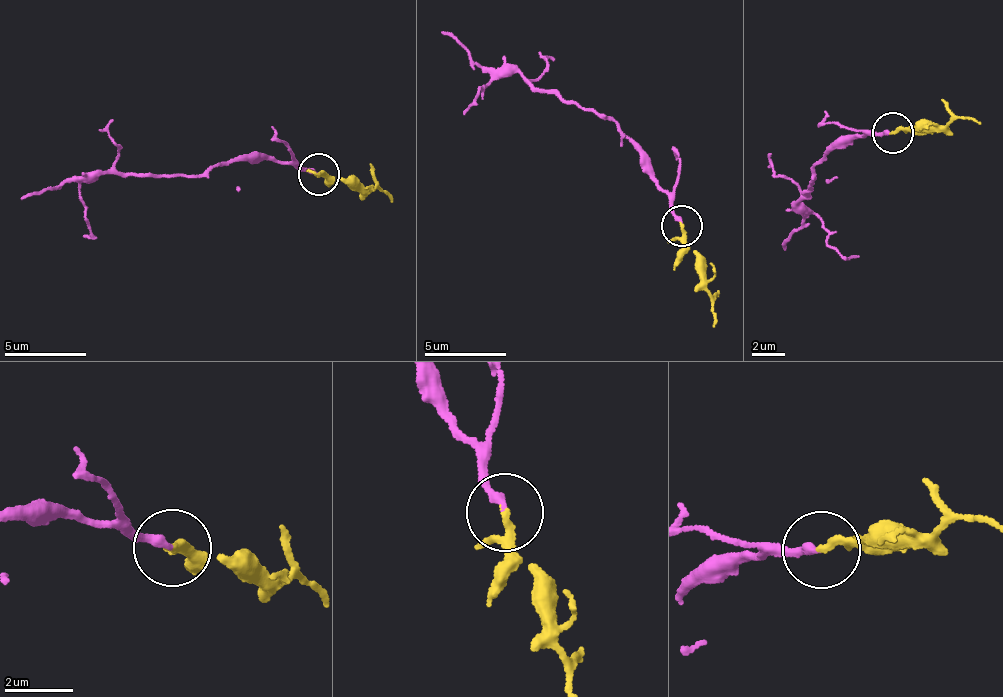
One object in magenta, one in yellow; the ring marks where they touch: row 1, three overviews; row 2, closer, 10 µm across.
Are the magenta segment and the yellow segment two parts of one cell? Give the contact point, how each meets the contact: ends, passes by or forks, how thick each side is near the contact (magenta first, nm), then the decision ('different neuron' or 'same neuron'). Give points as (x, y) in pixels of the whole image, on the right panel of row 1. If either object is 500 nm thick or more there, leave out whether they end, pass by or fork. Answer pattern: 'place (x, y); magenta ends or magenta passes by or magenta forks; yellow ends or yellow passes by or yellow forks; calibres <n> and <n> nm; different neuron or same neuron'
place (892, 133); magenta ends; yellow passes by; calibres 240 and 180 nm; same neuron

